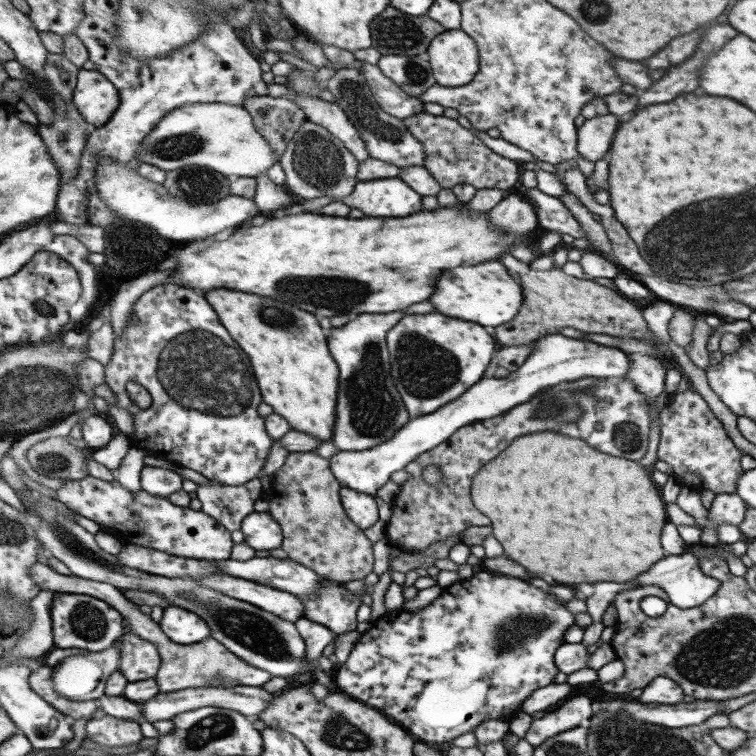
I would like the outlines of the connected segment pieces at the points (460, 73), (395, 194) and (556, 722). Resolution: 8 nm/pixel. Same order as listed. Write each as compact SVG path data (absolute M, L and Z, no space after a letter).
M460 29L444 30L437 34L425 54L434 81L445 88L467 84L478 69L475 42Z
M398 176L383 180L357 181L353 192L341 197L349 208L361 210L365 216L407 216L421 210L421 200Z
M585 695L569 696L541 718L533 718L525 731L524 740L535 748L558 732L576 727L581 720L592 715L591 703Z

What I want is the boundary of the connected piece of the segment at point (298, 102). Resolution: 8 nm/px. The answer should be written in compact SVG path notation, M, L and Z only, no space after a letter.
M272 82L266 85L267 96L283 97L285 100L293 102L297 108L300 108L309 122L322 126L327 132L338 138L358 162L366 161L367 157L370 157L367 154L365 143L337 104L325 102L320 97L296 94L284 84Z

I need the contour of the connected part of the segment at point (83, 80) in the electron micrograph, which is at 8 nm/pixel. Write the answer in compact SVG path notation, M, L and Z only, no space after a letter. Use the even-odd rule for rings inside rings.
M80 68L71 103L83 120L96 128L109 120L119 106L118 92L100 72Z

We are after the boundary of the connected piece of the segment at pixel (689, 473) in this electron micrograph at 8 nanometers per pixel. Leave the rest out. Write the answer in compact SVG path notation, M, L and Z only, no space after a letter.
M691 388L684 392L674 393L658 413L659 438L656 449L656 458L671 467L672 476L679 481L681 487L686 487L699 494L703 490L717 494L735 493L737 480L743 474L740 468L741 452L735 448L732 440L727 436L722 424L715 418L706 402Z

